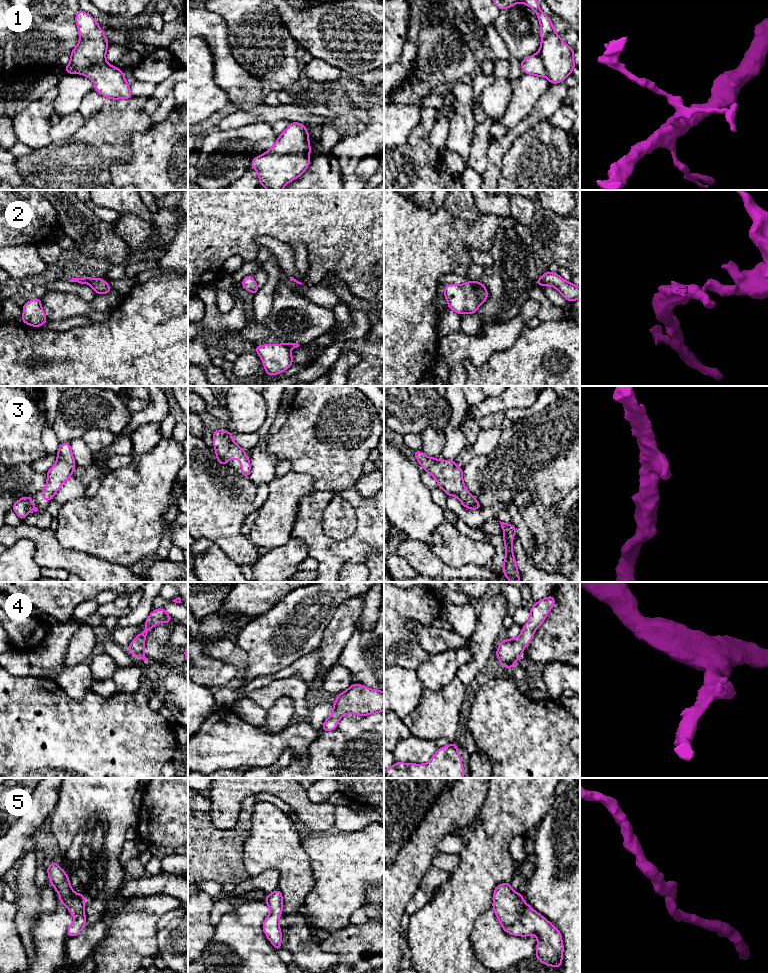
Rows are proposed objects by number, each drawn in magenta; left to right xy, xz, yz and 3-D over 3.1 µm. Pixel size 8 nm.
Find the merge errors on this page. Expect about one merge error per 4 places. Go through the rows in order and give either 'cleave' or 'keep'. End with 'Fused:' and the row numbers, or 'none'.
1: keep
2: cleave
3: keep
4: keep
5: keep
Fused: 2

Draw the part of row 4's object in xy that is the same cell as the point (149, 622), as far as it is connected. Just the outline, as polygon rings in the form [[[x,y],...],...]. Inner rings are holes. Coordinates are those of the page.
[[[157,608],[155,611],[152,611],[148,618],[144,621],[146,630],[134,637],[128,647],[128,651],[135,657],[147,661],[148,658],[144,656],[145,637],[153,626],[157,626],[161,621],[164,621],[168,625],[172,619],[173,618],[166,613],[164,608]]]

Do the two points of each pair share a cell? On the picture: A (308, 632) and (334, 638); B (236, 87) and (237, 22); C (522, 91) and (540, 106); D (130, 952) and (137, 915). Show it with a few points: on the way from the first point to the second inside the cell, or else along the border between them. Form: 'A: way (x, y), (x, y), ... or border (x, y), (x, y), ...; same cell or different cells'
A: border (333, 614), (318, 647); different cells
B: border (227, 40), (234, 59), (253, 76); different cells
C: border (551, 84), (535, 103), (534, 107), (521, 120); different cells
D: way (130, 943), (131, 933), (136, 924); same cell

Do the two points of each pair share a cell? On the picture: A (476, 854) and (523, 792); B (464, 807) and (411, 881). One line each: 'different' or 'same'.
A: same
B: same

